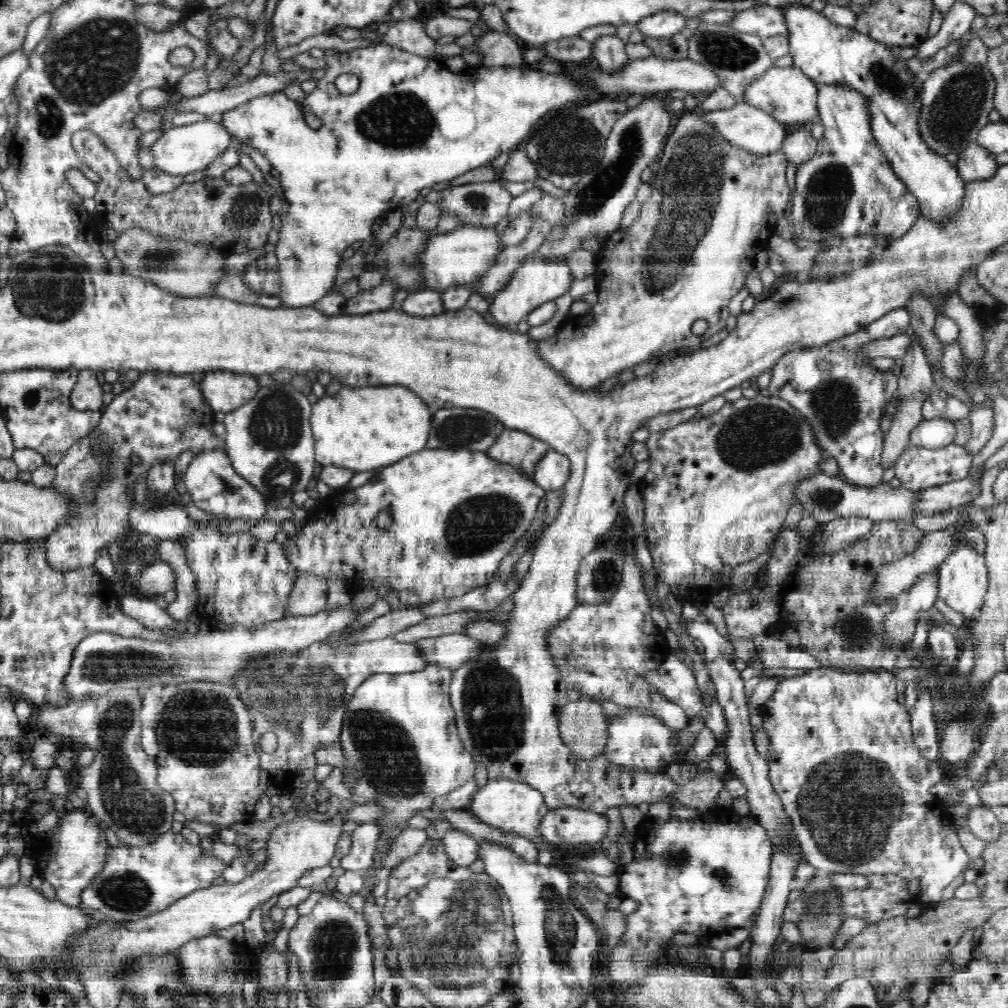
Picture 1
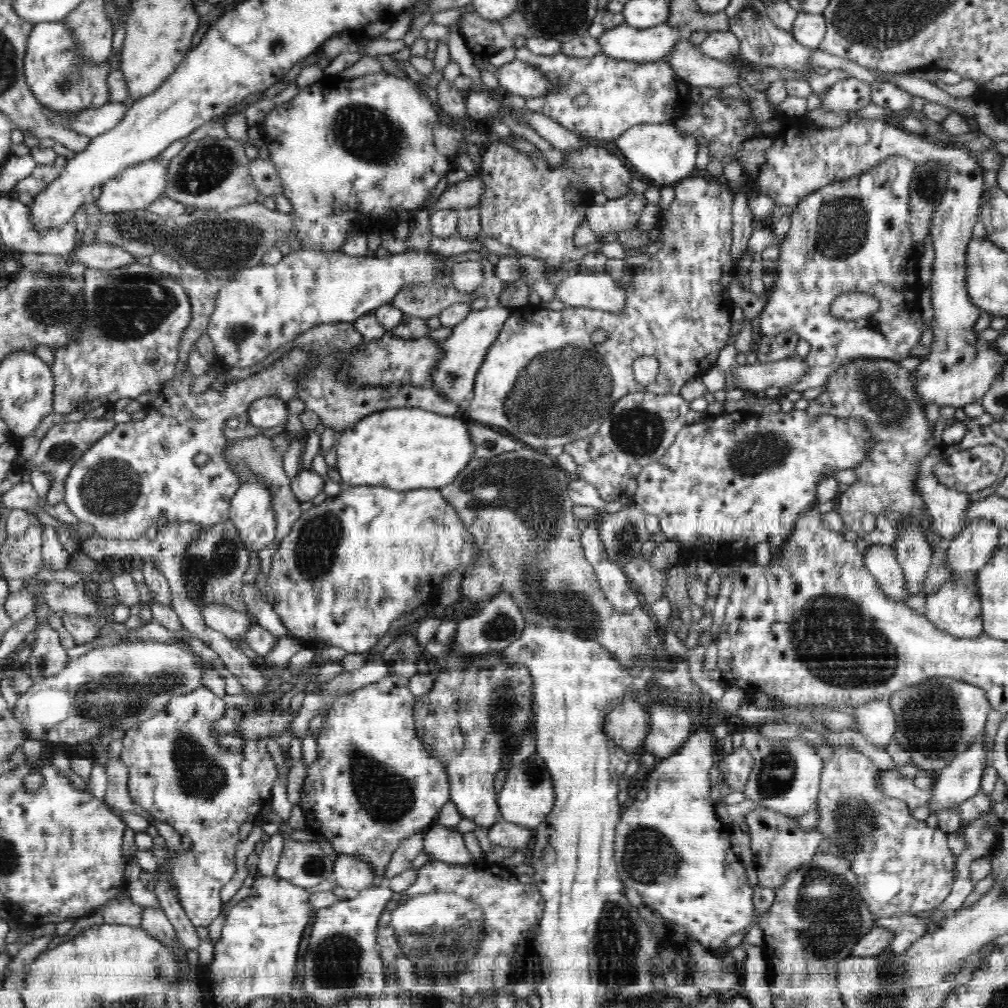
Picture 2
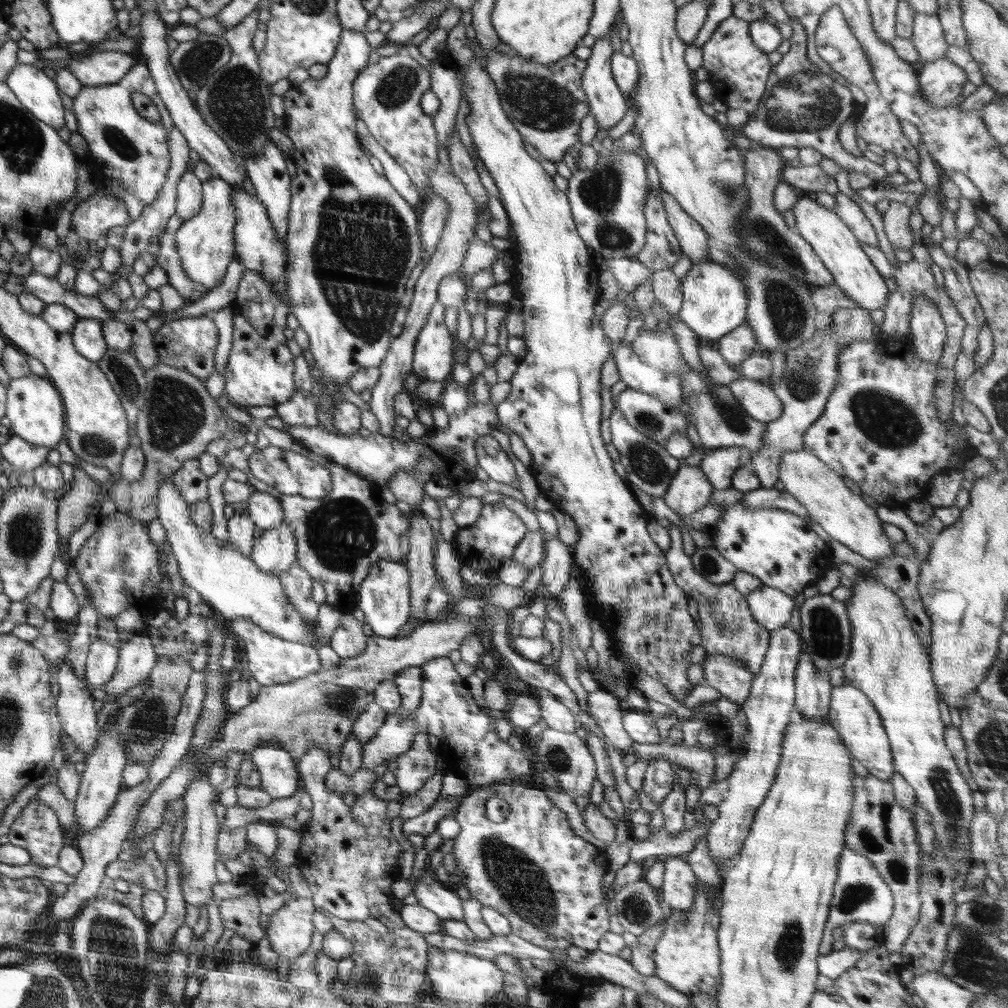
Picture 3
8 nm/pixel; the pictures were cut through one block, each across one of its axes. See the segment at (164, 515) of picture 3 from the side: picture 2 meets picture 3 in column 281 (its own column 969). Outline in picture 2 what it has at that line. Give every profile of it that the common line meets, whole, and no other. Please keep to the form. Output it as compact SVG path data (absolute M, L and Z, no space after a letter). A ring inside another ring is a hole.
M948 579L940 588L938 592L934 594L926 595L926 611L924 613L925 618L932 622L939 630L950 634L956 638L972 638L983 634L983 619L981 610L981 596L973 592L973 586L967 584L964 580L958 580L954 582L952 579Z

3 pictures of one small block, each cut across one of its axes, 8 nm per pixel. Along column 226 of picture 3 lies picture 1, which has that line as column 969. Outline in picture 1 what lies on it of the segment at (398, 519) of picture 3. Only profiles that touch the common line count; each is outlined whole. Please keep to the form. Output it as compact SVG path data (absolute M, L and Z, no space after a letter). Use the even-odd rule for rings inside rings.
M956 443L935 449L909 446L896 459L894 464L895 477L900 480L901 487L911 491L954 482L954 480L962 480L968 477L973 455L963 445Z

